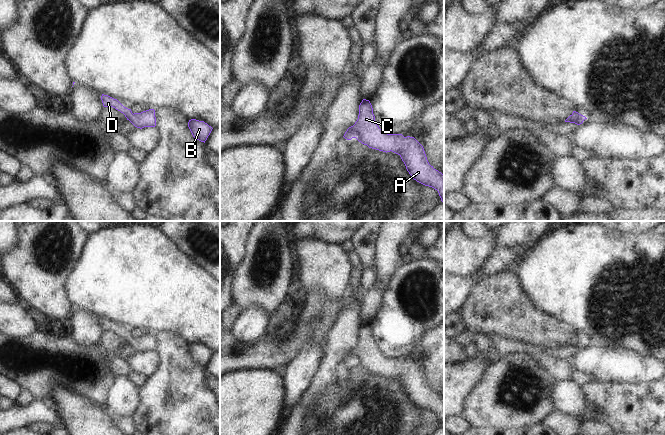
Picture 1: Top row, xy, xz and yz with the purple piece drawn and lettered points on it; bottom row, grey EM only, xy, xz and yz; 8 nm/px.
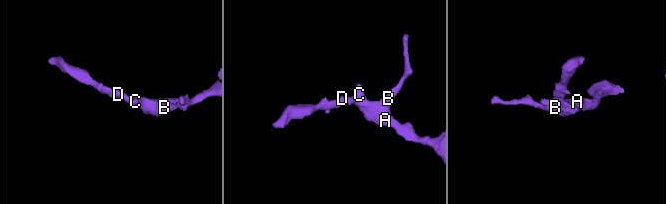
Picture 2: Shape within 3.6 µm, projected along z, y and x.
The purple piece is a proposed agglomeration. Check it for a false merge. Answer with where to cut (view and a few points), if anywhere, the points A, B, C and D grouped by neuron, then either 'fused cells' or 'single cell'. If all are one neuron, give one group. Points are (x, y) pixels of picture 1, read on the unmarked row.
cut none; groups A B C D; single cell

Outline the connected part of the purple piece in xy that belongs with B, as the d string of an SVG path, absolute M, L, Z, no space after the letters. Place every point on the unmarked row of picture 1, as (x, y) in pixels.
M196 343L189 344L188 351L193 361L204 367L213 353L211 350L209 350L204 345L199 345Z

